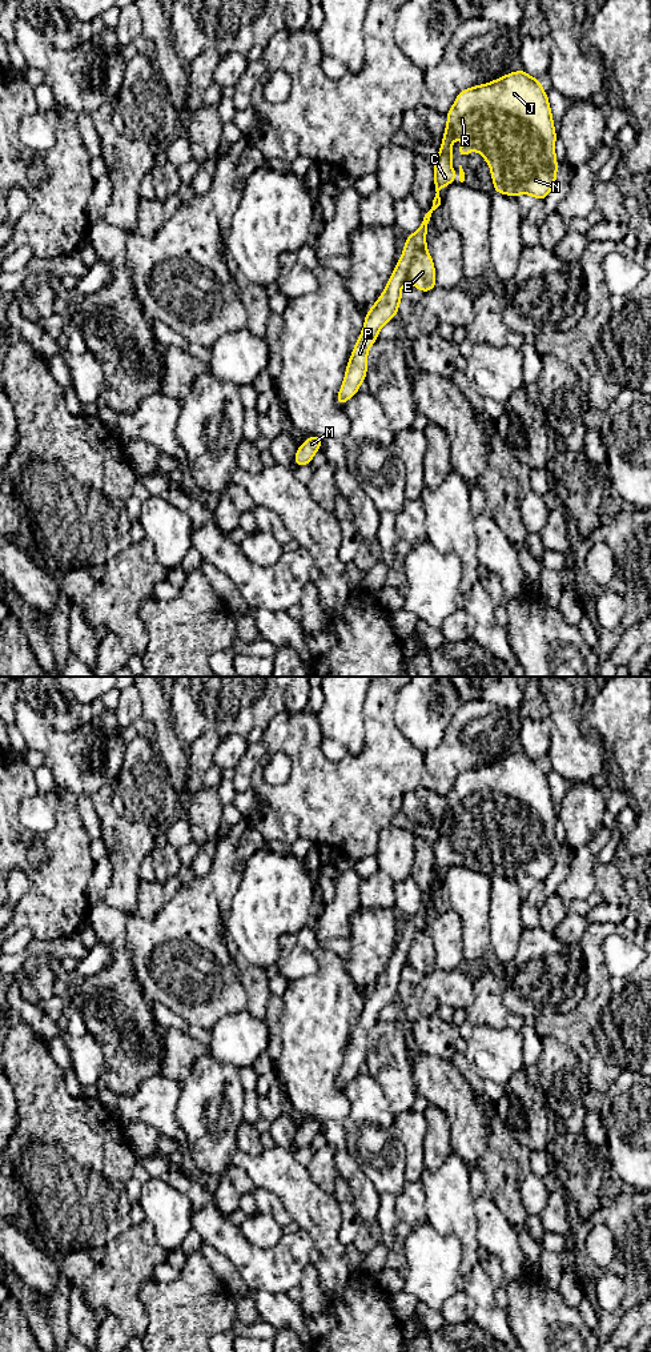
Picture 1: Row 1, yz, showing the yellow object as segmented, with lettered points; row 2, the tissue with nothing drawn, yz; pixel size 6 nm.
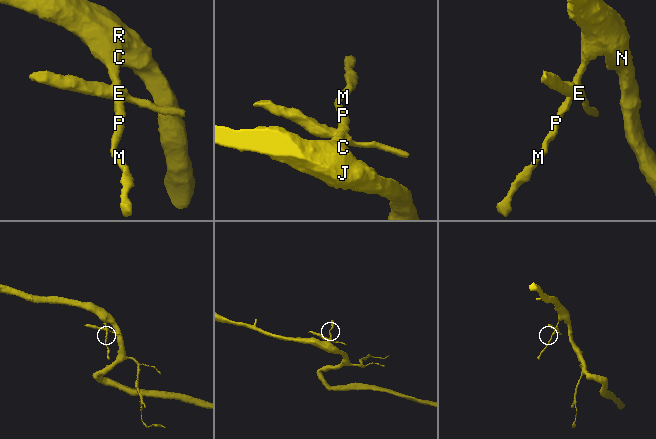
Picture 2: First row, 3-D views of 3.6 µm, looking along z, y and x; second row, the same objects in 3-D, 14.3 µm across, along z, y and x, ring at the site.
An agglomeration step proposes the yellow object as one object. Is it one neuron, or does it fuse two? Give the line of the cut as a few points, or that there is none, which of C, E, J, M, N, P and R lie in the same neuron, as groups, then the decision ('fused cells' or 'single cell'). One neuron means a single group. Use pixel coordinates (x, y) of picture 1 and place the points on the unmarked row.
cut yz (425, 929), (420, 930), (414, 937), (406, 962); groups C J M N P R / E; fused cells

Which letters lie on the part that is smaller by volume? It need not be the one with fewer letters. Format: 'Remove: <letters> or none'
Remove: E

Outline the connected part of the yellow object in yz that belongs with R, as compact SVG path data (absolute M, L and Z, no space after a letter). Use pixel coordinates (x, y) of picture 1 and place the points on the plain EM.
M521 751L458 775L447 794L442 829L434 843L435 879L430 891L423 894L419 911L407 918L403 936L383 975L365 999L337 1078L337 1087L343 1087L358 1075L359 1067L366 1062L367 1031L377 1023L379 1011L398 995L401 971L407 963L411 943L418 931L426 930L427 906L441 887L439 872L454 864L453 821L471 823L459 827L459 841L473 831L485 839L497 875L514 879L527 875L543 882L556 863L556 815L547 775L539 761L533 761Z

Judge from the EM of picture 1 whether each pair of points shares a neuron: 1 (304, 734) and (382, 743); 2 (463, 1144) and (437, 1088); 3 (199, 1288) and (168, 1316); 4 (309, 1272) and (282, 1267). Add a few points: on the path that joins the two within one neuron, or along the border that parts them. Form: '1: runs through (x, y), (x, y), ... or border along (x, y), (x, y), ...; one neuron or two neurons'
1: runs through (316, 757), (326, 767), (360, 766); one neuron
2: runs through (463, 1131), (463, 1115), (450, 1102); one neuron
3: runs through (191, 1296), (183, 1304), (177, 1304), (176, 1308); one neuron
4: border along (308, 1262), (298, 1284); two neurons

